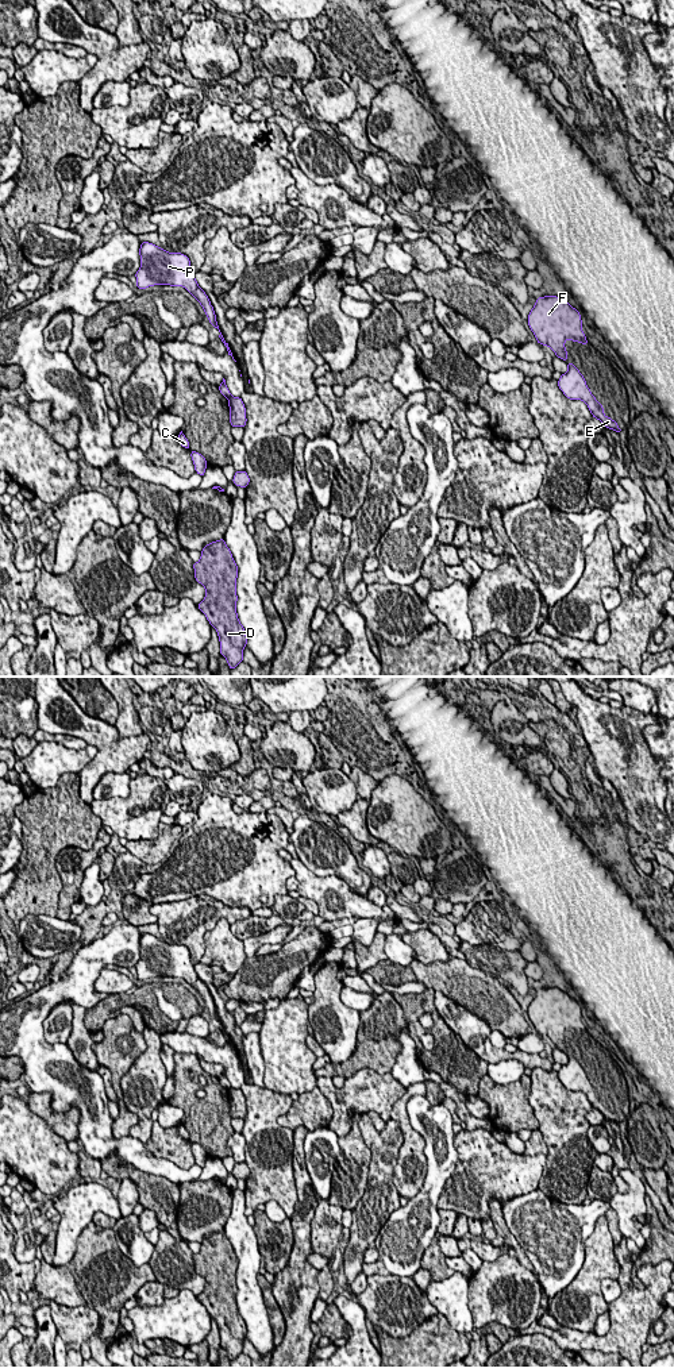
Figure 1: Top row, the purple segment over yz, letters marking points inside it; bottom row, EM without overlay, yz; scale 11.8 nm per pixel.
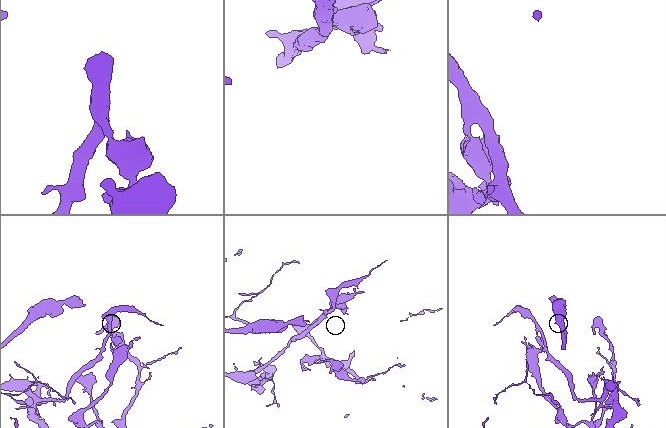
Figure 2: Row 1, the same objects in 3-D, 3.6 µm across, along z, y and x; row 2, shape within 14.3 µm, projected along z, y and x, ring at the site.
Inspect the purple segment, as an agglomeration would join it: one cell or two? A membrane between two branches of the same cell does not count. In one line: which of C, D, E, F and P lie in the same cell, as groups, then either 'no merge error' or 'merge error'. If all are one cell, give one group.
C D / E F P | merge error

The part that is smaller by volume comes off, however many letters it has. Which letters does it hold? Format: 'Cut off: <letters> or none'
Cut off: C, D

